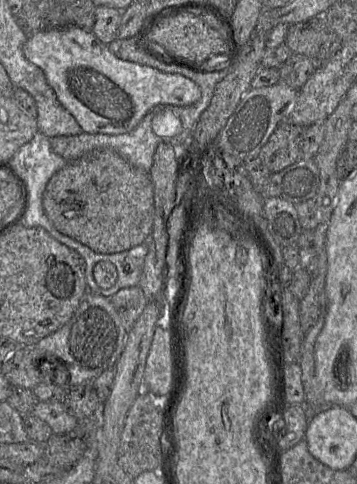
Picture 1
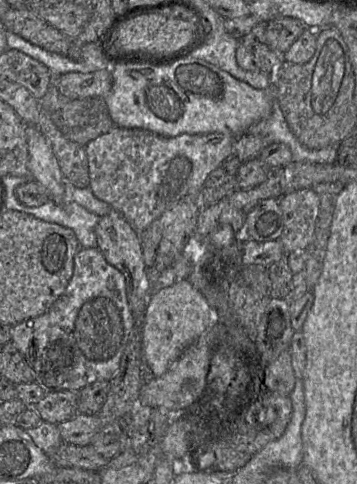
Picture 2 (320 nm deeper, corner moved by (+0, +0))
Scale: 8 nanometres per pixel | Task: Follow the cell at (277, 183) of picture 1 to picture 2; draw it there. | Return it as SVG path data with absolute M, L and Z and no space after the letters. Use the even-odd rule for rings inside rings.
M228 197L213 205L202 207L196 224L196 233L201 237L208 237L220 225L229 224L235 233L244 231L246 214L234 207Z

